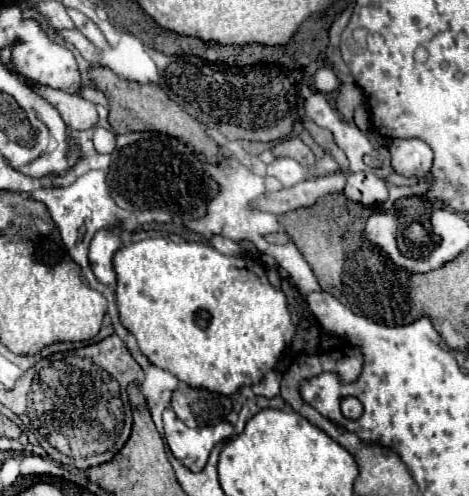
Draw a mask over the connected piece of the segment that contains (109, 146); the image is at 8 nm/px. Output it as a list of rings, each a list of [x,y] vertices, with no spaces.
[[[95,128],[95,150],[101,154],[109,154],[115,148],[115,134],[105,128]]]

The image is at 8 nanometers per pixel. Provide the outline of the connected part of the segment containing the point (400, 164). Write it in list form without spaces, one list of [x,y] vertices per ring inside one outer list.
[[[395,138],[389,146],[395,172],[405,176],[427,176],[433,166],[433,150],[419,138]]]

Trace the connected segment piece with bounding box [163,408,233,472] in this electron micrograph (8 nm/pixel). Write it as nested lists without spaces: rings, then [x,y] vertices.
[[[171,408],[163,412],[163,424],[169,450],[191,472],[201,472],[207,464],[211,448],[233,434],[233,426],[229,422],[219,422],[207,428],[189,428]]]

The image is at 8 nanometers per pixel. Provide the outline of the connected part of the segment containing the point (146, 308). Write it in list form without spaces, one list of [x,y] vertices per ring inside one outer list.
[[[157,236],[157,238],[145,238],[141,242],[133,242],[129,246],[119,248],[115,258],[113,258],[113,268],[117,272],[115,296],[117,296],[117,306],[119,306],[119,314],[121,314],[123,326],[137,338],[137,344],[139,344],[141,352],[149,358],[151,364],[171,372],[173,376],[177,376],[179,380],[183,380],[185,384],[189,384],[193,388],[205,388],[205,390],[211,390],[211,392],[217,392],[217,394],[223,394],[223,396],[231,396],[231,394],[235,394],[243,386],[259,384],[265,378],[265,374],[277,366],[279,356],[287,350],[287,346],[295,338],[295,324],[291,322],[287,296],[283,294],[283,290],[273,288],[269,284],[265,268],[259,262],[249,260],[245,256],[225,256],[225,254],[217,252],[213,246],[209,246],[209,244],[201,244],[201,242],[173,242],[173,240],[165,238],[165,236]]]

